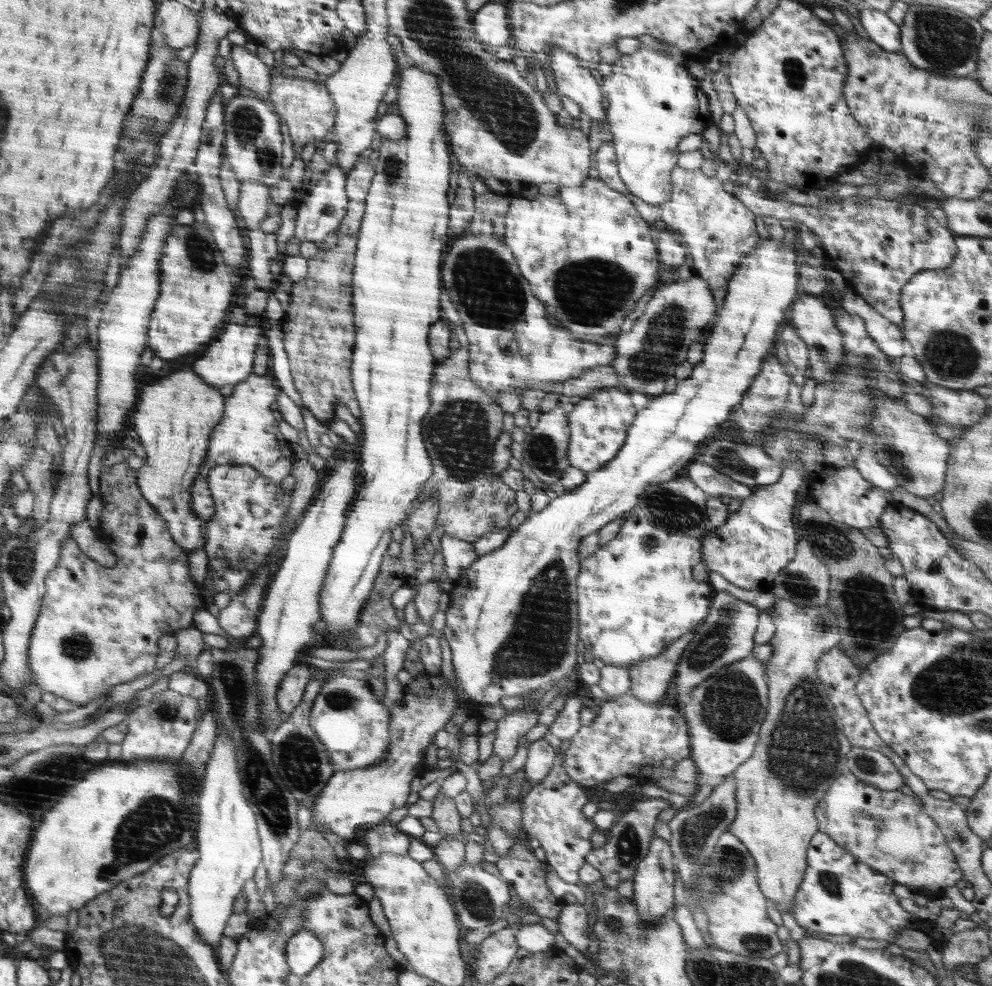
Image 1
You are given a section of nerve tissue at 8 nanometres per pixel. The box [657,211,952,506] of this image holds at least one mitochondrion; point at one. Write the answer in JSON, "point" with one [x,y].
{"point":[863,365]}

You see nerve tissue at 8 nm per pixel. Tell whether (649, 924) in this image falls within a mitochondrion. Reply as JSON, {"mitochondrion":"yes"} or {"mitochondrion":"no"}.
{"mitochondrion":"no"}

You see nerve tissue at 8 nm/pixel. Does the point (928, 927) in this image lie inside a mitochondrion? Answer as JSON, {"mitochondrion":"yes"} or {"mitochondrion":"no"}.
{"mitochondrion":"no"}

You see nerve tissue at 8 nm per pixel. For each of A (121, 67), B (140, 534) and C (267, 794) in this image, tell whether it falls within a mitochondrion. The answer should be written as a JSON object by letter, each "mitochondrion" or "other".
{"A":"other","B":"other","C":"mitochondrion"}

